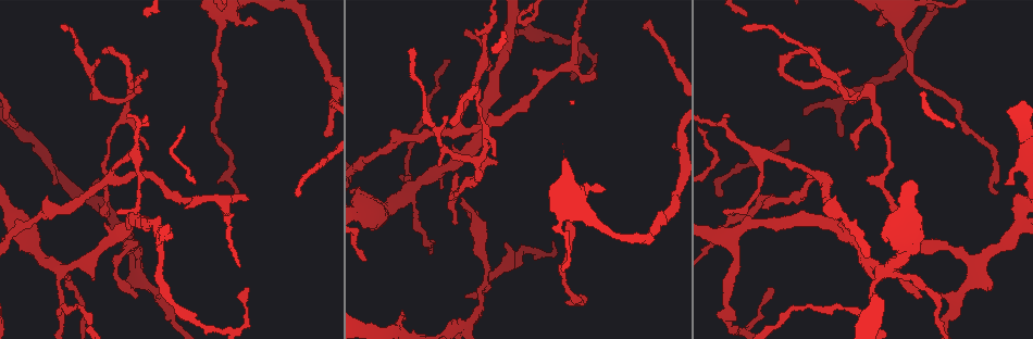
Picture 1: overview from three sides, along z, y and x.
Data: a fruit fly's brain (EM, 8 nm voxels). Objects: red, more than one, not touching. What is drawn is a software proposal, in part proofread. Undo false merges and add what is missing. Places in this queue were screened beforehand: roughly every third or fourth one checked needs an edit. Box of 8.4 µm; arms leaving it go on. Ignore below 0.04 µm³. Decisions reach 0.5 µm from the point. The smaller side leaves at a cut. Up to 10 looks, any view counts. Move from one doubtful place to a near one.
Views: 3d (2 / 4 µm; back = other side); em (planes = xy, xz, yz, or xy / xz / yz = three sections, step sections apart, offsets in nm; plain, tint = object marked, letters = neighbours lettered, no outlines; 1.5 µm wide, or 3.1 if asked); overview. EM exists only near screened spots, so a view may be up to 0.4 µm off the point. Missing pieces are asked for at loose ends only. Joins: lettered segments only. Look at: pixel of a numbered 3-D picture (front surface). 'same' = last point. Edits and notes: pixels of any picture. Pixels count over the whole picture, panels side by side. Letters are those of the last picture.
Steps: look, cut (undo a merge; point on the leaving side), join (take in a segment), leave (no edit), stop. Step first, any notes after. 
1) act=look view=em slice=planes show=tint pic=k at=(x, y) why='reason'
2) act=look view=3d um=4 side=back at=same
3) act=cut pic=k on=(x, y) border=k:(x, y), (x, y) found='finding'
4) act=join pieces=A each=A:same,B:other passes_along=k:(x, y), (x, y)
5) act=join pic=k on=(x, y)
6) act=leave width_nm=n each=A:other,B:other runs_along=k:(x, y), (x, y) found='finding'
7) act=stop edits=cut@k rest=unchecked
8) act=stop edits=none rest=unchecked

act=look view=3d um=2 pic=1 at=(440, 189)

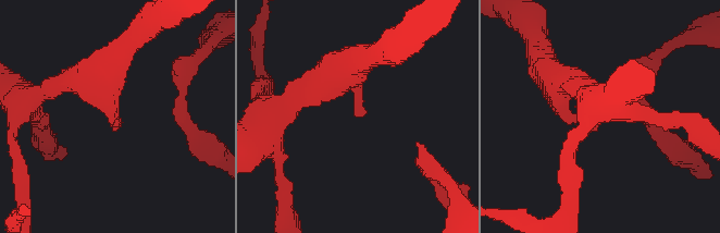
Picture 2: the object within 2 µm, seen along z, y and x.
act=look view=em slice=planes show=letters pic=2 at=(597, 125) why='now the EM'

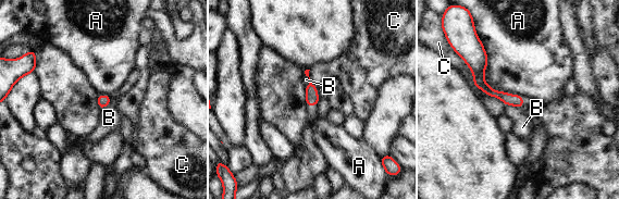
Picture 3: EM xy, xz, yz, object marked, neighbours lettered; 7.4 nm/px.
act=leave each=A:other,B:other,C:other border=3:(480, 40), (486, 54), (487, 66) found='no lettered segment goes on from it'

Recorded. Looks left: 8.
act=look view=em slice=planes show=plain pic=1 at=(146, 148)

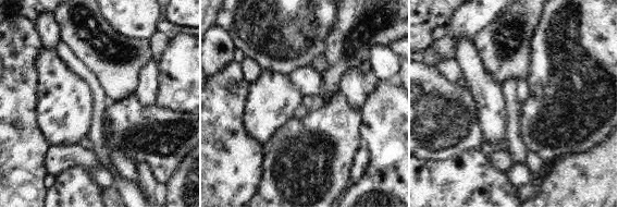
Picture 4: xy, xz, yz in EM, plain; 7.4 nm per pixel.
act=look view=em slice=planes show=letters at=same why='what lies round it'

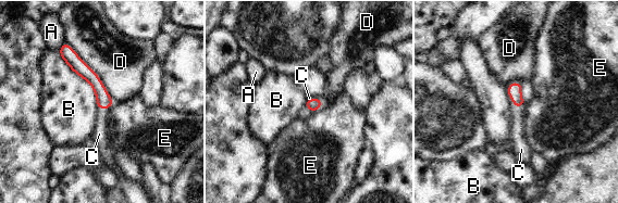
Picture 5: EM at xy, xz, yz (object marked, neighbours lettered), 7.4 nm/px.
act=join pieces=C each=A:other,B:other,C:same,D:other,E:other passes_along=5:(514, 89), (515, 106), (519, 139) found='the neuron continues'

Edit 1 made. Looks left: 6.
act=look view=3d um=4 side=back pic=1 at=(995, 194) why='long arm stops here'

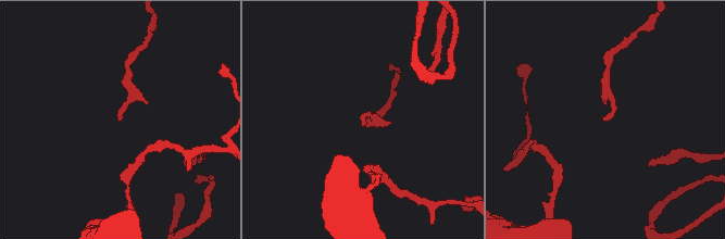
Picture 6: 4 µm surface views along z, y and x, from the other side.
act=look view=em slice=xy step=4 show=letters pic=6 at=(364, 123)

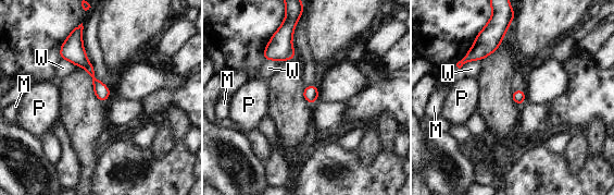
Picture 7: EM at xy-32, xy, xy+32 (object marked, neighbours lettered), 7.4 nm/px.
act=look view=em slice=planes show=letters at=same

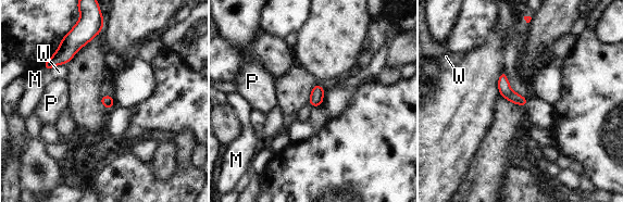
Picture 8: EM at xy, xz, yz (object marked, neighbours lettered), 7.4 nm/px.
act=leave longest_contact=W:160nm each=M:other,P:other,W:other border=8:(65, 63), (53, 65), (47, 72) found='none of them fits'

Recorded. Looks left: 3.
act=stop edits=join@5 rest=unchecked

